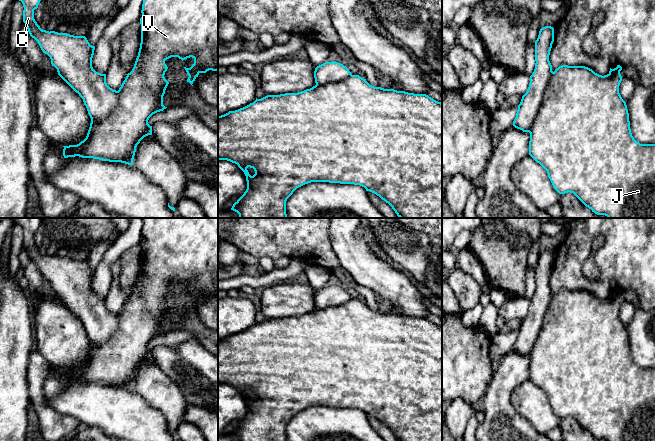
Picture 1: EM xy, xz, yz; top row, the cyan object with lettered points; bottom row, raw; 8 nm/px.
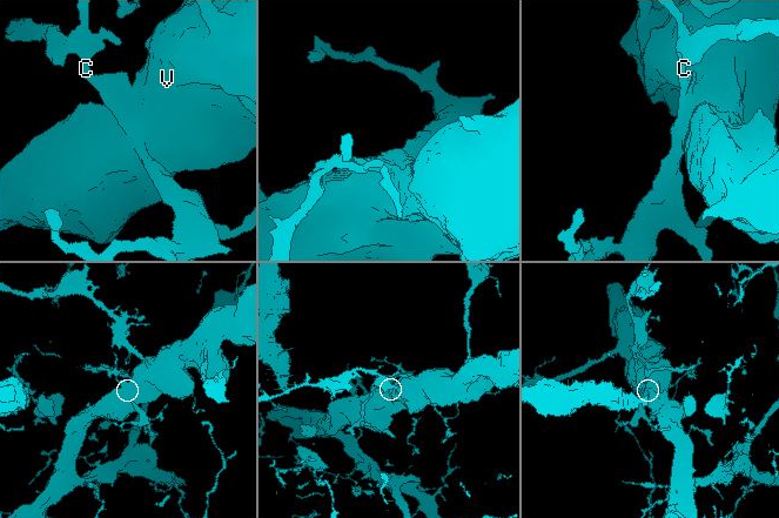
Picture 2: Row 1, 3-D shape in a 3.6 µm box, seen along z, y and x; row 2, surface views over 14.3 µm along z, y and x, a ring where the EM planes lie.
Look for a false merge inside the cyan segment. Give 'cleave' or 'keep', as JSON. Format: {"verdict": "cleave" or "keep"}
{"verdict": "cleave"}

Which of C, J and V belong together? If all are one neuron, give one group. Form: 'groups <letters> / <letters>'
groups C / J V

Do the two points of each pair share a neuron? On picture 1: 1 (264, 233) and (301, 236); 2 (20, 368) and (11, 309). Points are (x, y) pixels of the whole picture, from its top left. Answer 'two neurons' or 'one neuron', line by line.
1: one neuron
2: one neuron

